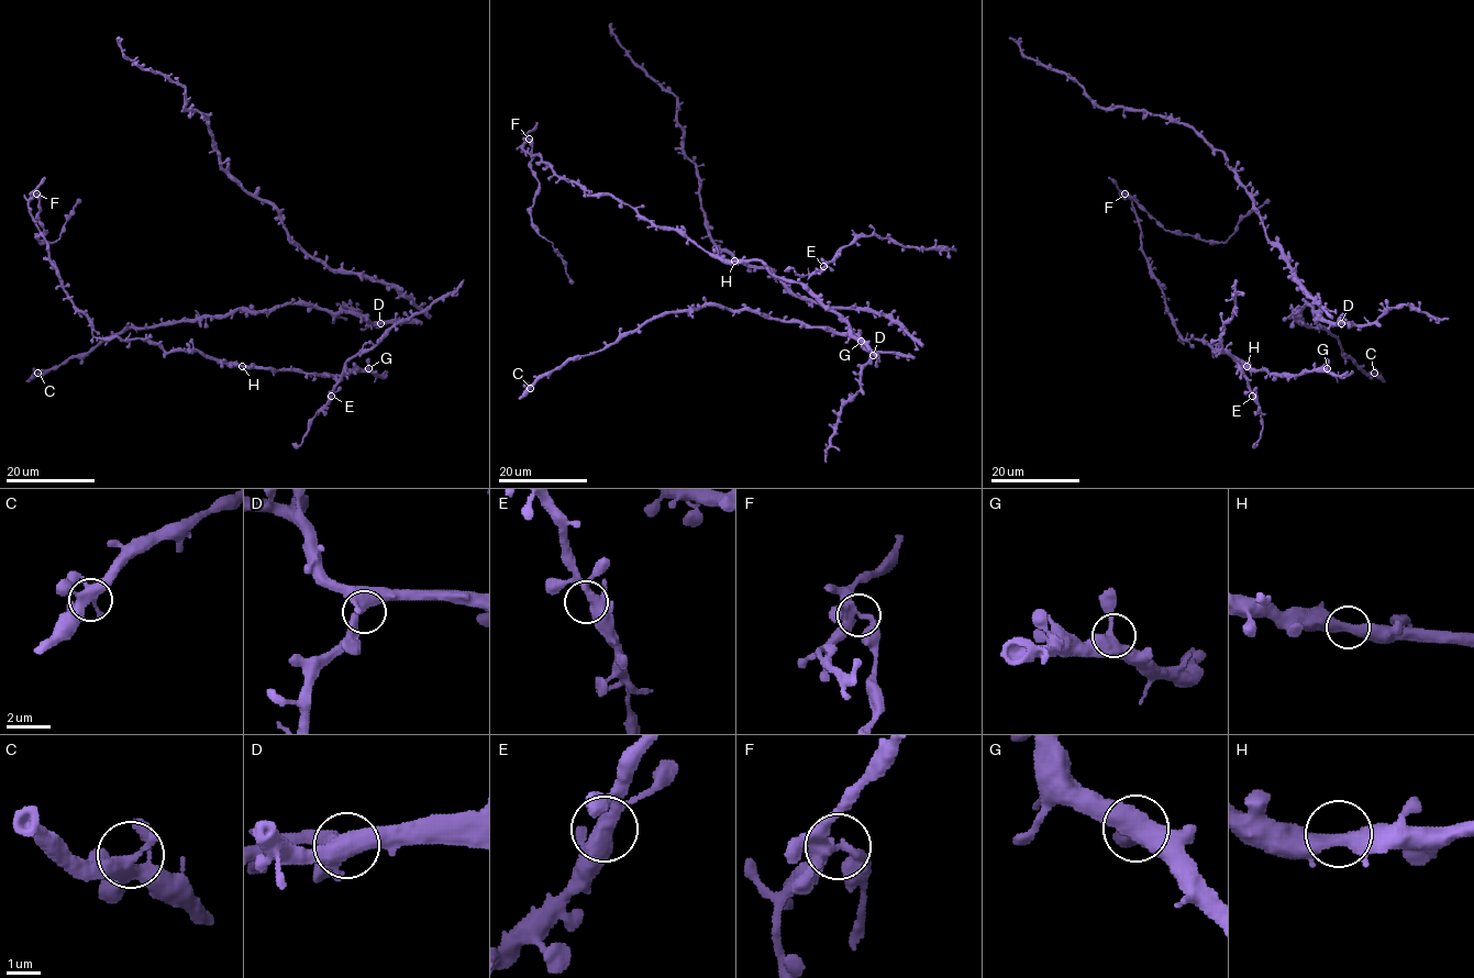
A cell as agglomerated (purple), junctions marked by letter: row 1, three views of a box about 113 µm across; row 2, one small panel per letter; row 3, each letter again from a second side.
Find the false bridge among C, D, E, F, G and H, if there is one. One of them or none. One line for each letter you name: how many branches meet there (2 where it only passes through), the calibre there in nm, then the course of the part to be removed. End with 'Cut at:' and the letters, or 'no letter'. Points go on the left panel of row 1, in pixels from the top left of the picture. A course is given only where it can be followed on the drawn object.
F: Branches: 4. Thickness 400 nm. Course of the part to remove: (36, 192), (40, 225), (46, 231), (39, 237), (40, 241), (56, 241), (81, 199)
Cut at: F

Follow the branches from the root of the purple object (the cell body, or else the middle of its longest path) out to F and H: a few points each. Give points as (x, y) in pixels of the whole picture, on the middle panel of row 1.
F: (857, 339), (801, 284), (775, 277), (760, 260), (721, 260), (609, 195), (587, 195), (524, 149), (529, 139)
H: (857, 339), (844, 322), (801, 284), (775, 277), (760, 260), (734, 260)

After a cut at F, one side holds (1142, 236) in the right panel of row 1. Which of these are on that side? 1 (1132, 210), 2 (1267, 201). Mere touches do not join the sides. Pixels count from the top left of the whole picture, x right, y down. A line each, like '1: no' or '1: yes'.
1: yes
2: no

